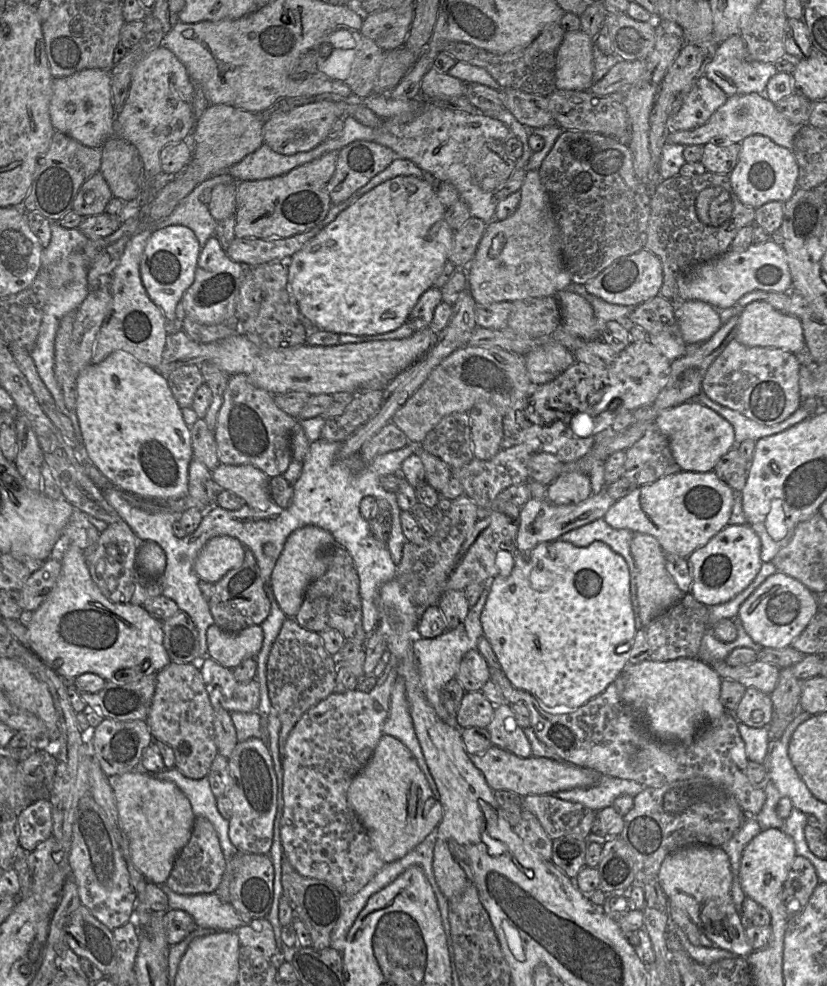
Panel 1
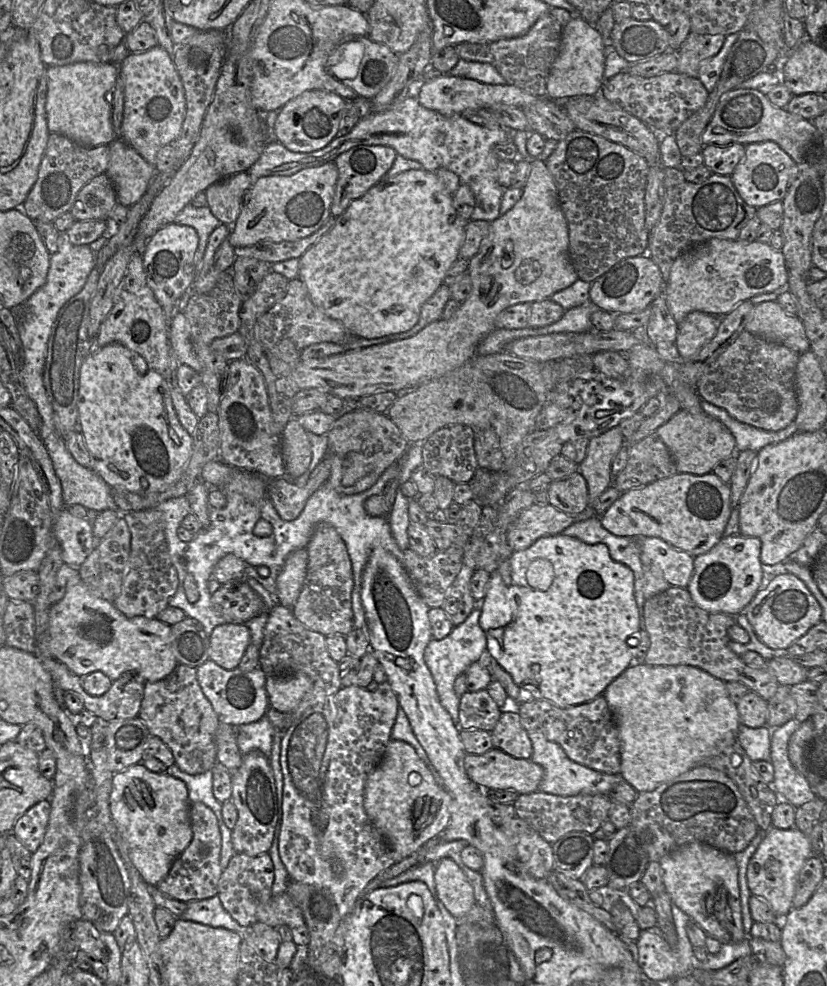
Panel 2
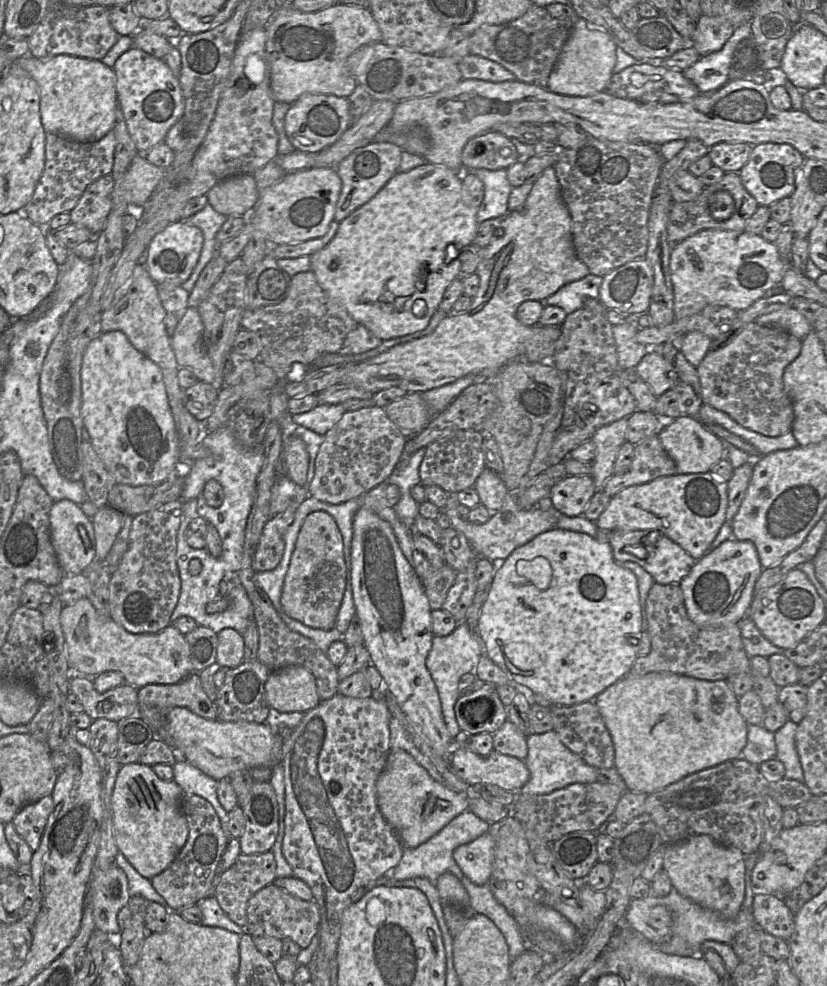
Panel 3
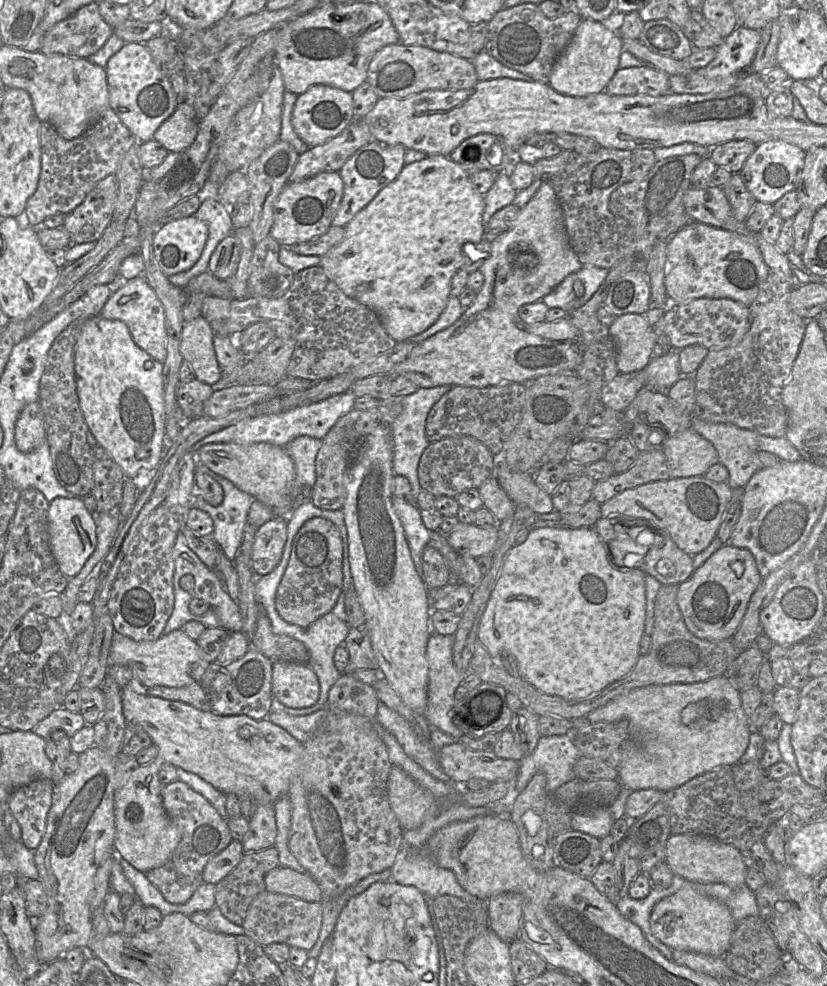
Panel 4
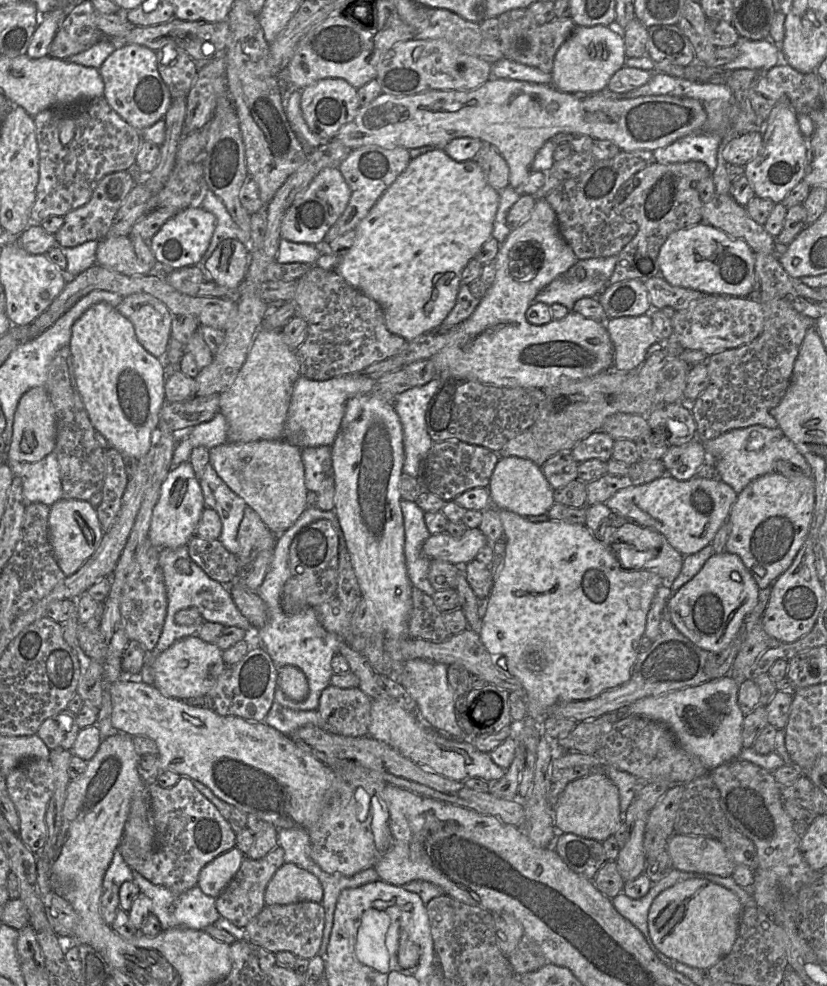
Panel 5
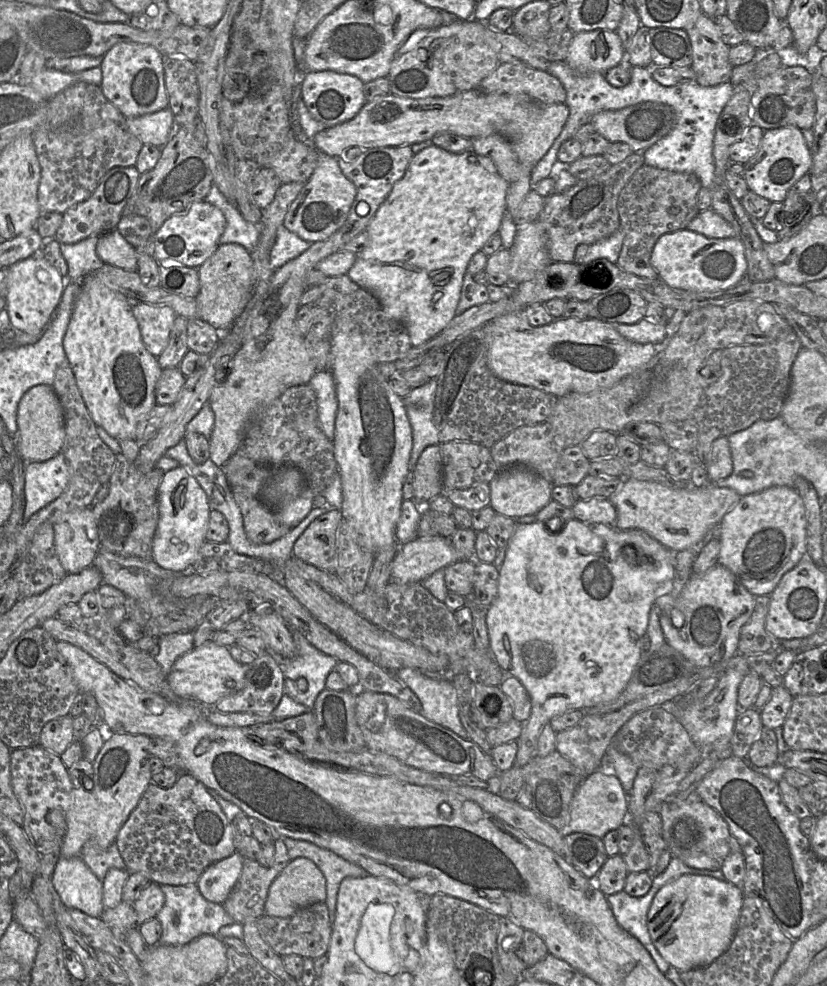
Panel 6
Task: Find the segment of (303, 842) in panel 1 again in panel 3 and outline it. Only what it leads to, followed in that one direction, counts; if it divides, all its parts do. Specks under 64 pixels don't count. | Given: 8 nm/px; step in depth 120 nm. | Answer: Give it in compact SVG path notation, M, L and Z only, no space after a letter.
M385 688L373 690L372 696L368 698L352 698L335 694L332 698L320 702L315 708L307 711L301 722L283 738L282 743L282 765L284 769L285 786L285 817L284 817L284 838L282 852L293 870L293 875L311 888L314 900L320 911L320 942L319 947L324 954L332 960L336 957L337 946L340 937L342 916L344 911L366 892L372 889L370 884L390 874L398 865L403 855L403 845L392 827L386 822L379 811L376 800L376 781L384 767L390 752L390 730L389 722L391 714L388 710L384 696Z

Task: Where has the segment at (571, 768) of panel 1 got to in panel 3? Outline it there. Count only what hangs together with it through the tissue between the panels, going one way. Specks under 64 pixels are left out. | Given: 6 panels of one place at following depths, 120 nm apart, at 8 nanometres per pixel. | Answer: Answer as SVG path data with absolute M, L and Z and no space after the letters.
M454 746L449 759L455 775L469 785L493 784L507 791L517 791L530 778L530 772L521 759L492 751L487 756L480 756L469 750Z

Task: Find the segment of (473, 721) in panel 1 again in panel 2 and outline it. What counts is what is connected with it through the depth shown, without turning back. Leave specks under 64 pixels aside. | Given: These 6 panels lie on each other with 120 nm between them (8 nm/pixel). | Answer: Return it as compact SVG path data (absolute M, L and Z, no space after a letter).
M486 689L466 692L460 697L459 728L461 730L479 729L491 732L502 710Z

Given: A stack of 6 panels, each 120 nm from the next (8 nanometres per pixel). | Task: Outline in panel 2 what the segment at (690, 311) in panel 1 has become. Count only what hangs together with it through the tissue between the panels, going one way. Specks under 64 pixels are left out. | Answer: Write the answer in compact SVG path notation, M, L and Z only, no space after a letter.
M690 312L678 324L678 334L675 345L682 361L687 361L698 354L701 348L717 333L715 316L701 312Z

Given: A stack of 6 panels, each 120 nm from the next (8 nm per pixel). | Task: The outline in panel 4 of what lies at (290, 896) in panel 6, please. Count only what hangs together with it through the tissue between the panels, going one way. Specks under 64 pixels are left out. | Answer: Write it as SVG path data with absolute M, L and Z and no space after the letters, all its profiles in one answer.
M277 866L265 877L266 891L284 894L307 902L322 901L319 885L308 873L300 873L291 868Z

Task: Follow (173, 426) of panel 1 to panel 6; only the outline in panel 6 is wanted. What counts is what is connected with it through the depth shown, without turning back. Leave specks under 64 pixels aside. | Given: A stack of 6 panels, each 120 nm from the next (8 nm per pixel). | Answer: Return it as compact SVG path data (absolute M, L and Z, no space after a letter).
M93 274L84 276L74 302L63 347L95 424L118 440L135 439L138 422L156 405L155 387L163 369L158 363L158 358L153 356L143 343L140 327L128 297L108 288Z

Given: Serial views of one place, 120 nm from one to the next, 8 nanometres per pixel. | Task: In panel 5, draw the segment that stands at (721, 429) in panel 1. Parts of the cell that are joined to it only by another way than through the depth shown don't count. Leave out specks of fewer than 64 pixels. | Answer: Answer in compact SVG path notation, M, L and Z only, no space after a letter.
M695 437L688 443L669 446L662 460L666 474L680 481L688 481L697 476L699 468L707 458L704 445Z

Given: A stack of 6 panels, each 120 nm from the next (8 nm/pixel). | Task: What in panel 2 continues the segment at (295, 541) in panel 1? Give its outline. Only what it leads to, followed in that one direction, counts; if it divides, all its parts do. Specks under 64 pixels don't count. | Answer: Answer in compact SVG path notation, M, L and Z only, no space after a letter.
M306 548L289 554L276 579L279 604L290 609L295 605L306 578L307 564L308 552Z

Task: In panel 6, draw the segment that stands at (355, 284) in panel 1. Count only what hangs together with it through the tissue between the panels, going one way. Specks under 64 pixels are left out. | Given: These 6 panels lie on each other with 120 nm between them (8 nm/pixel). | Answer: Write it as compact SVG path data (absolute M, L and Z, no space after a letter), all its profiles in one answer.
M432 144L412 157L404 176L395 183L388 197L368 224L366 228L368 235L367 244L365 248L357 254L356 261L347 275L358 286L369 291L378 299L384 313L389 318L405 326L412 346L420 346L439 334L456 315L456 308L460 299L462 282L466 274L468 263L471 257L482 249L490 237L498 232L502 218L506 212L506 195L508 188L509 183L499 175L490 158L477 155L473 150L462 154L453 154Z

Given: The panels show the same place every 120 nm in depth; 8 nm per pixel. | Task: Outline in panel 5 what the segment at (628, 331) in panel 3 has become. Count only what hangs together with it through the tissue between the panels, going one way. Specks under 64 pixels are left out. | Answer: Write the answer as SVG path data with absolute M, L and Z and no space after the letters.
M648 315L607 319L605 327L614 348L614 368L620 372L637 371L647 357L649 346L662 341L655 334L655 328Z

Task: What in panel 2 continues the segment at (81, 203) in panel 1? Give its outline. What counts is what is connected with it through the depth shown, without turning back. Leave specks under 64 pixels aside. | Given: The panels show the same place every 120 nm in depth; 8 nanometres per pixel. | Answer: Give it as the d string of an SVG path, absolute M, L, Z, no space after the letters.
M103 173L80 189L70 212L76 220L109 220L117 203L115 187L109 176Z

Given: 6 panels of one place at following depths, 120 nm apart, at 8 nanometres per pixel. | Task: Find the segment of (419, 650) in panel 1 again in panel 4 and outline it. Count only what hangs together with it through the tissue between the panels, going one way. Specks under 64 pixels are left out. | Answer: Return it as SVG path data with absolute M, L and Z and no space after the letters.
M430 634L426 647L426 658L428 662L427 704L422 715L432 728L458 738L463 733L452 721L452 709L455 704L455 691L466 677L467 672L458 671L453 663L454 641L455 634Z

